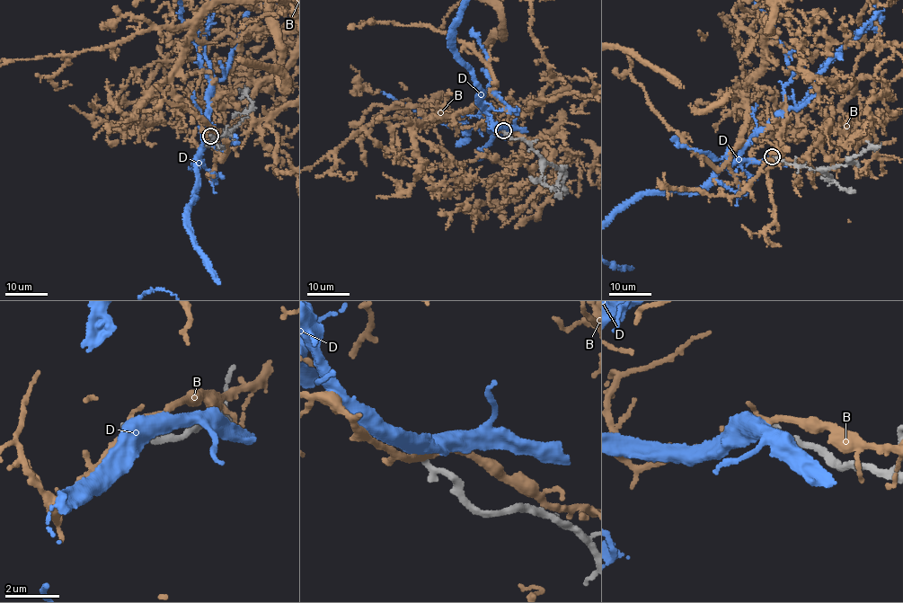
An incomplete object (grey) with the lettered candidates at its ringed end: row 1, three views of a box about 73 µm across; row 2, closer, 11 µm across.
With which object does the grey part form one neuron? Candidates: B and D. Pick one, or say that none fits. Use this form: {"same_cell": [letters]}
{"same_cell": ["D"]}

